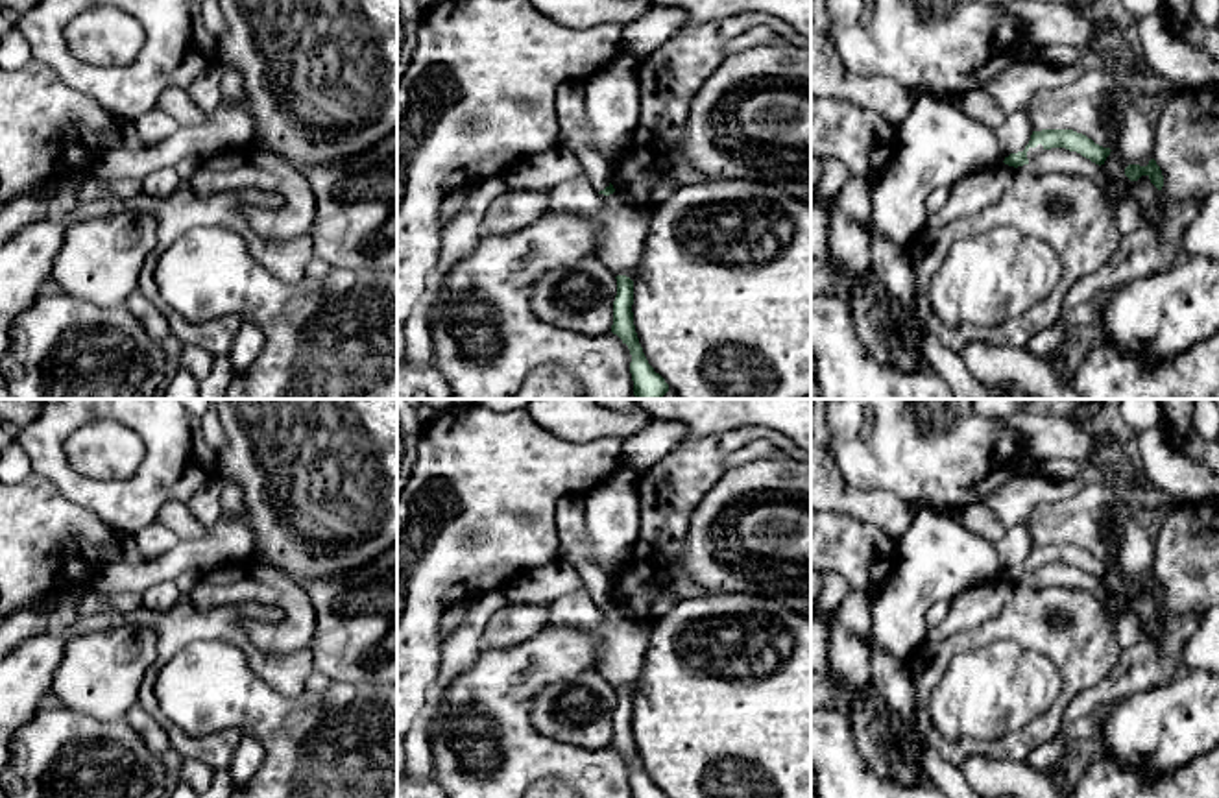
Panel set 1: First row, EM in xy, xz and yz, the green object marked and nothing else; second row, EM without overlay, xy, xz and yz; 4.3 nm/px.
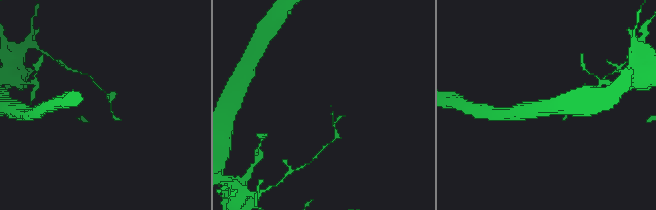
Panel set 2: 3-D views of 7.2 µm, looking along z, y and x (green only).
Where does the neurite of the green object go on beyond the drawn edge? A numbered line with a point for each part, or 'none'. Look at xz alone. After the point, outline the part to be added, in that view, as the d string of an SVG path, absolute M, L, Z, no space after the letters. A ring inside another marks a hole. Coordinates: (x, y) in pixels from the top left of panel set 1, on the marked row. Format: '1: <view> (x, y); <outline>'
1: xz (575, 135); M565 81L556 94L560 146L571 150L582 163L591 185L600 192L611 183L611 164L597 151L585 118L584 81Z

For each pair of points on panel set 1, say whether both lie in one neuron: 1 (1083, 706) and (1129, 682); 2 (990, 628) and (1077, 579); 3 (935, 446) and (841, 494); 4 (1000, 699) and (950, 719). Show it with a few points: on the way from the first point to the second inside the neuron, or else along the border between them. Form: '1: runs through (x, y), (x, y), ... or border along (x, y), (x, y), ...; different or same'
1: runs through (1094, 697), (1118, 684); same
2: border along (1037, 586), (1079, 588), (1103, 606); different
3: border along (832, 449), (839, 473), (852, 486), (894, 494); different
4: runs through (987, 699), (976, 699), (963, 706); same

